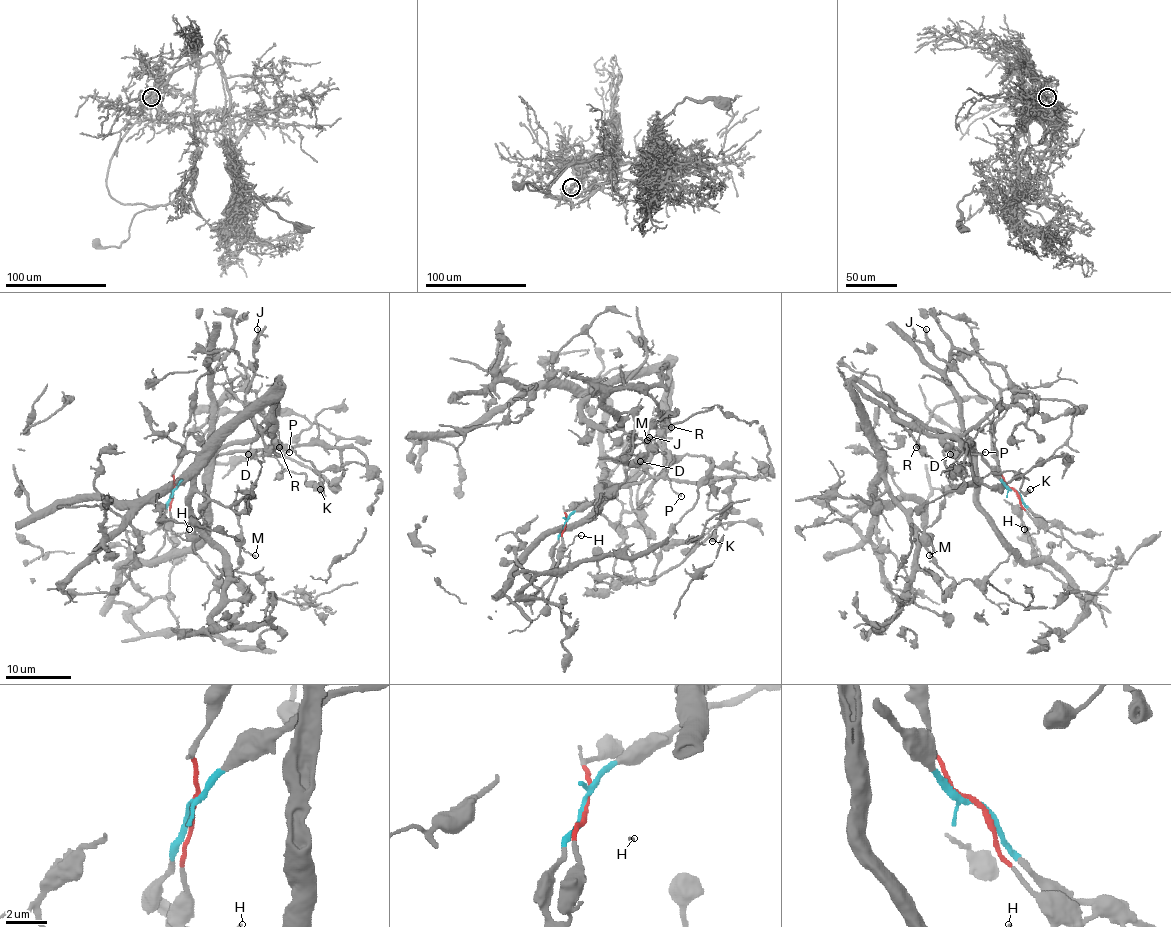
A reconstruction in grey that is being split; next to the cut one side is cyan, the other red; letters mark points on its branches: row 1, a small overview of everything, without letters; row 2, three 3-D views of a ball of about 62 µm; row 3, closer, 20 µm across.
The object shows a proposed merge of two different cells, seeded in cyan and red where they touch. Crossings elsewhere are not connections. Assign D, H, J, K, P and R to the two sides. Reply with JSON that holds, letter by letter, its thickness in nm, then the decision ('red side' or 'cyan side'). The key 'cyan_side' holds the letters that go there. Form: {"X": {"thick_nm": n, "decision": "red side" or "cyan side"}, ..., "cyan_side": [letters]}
{"D": {"thick_nm": 700, "decision": "cyan side"}, "H": {"thick_nm": 140, "decision": "red side"}, "J": {"thick_nm": 240, "decision": "cyan side"}, "K": {"thick_nm": 500, "decision": "cyan side"}, "P": {"thick_nm": 150, "decision": "cyan side"}, "R": {"thick_nm": 90, "decision": "cyan side"}, "cyan_side": ["D", "J", "K", "P", "R"]}

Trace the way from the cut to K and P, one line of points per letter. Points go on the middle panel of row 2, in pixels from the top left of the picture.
K: (565, 526), (574, 511), (599, 496), (649, 478), (688, 482), (727, 478), (734, 482), (729, 508), (711, 540)
P: (565, 526), (565, 521), (574, 511), (586, 508), (599, 496), (649, 478), (664, 478), (680, 496)

